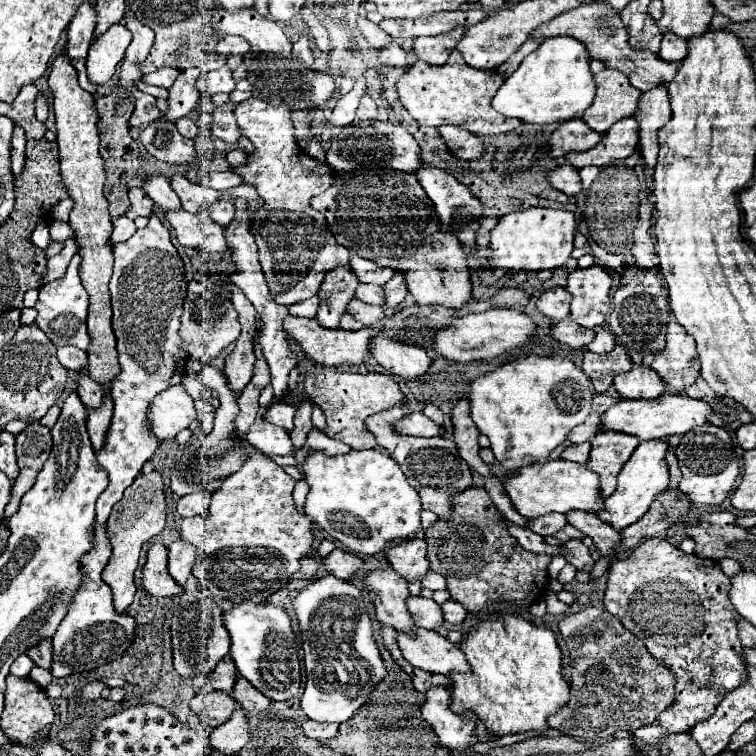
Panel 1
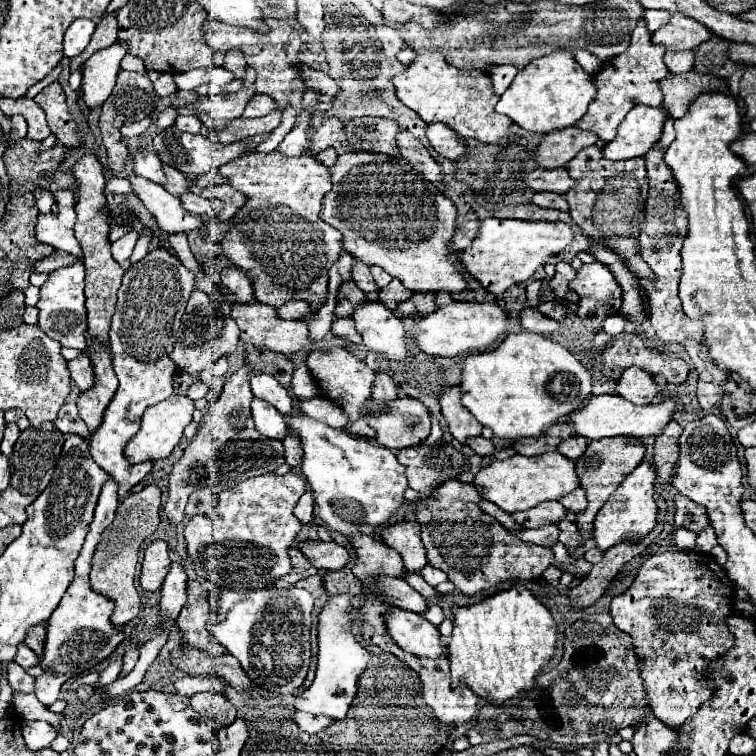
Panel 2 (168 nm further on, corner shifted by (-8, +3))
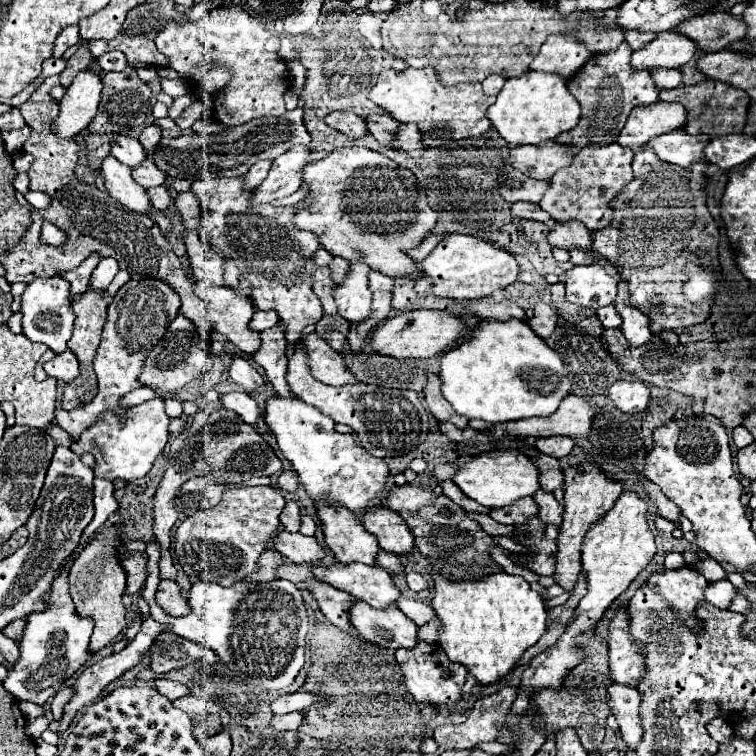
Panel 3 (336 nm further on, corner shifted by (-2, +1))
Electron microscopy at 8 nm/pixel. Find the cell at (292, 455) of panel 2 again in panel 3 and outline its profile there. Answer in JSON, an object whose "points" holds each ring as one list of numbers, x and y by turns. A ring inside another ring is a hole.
{"points":[[284,470,280,476,278,476,278,488,284,490,284,492,296,492,296,486,298,486,298,476,296,472,292,470]]}

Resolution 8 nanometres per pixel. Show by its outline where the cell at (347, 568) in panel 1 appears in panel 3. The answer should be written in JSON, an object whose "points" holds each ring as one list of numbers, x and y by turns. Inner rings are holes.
{"points":[[280,532,274,536,272,540,272,546,274,550,278,550,282,556,286,556,288,560,292,562,318,562,326,556,324,548,316,542,316,538,310,538,310,536,304,536,300,532,296,534,290,534,290,532]]}

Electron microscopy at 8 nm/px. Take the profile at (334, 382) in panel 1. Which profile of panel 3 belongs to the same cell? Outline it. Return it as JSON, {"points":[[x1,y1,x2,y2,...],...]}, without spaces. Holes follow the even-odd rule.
{"points":[[310,332,298,340,308,354,308,366,316,380,330,384,330,386,344,386,354,384,354,376,348,372,344,358,334,352,316,332]]}

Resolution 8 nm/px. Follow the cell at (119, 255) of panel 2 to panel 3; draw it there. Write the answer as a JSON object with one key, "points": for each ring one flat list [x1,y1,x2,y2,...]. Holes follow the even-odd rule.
{"points":[[102,258,90,276,90,288,104,292,112,282,112,278,116,276,116,272,118,272,118,262,112,258]]}

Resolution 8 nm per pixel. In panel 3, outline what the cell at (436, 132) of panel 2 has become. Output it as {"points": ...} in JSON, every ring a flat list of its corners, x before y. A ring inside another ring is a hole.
{"points":[[400,124,396,136,394,136,394,150,404,150,410,156,422,156,424,148,422,148,422,138,420,132,414,124]]}

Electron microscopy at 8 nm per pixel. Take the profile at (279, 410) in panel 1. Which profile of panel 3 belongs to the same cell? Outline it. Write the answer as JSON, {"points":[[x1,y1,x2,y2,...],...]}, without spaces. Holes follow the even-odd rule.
{"points":[[234,356,232,358,232,364,228,368,228,374,230,374,230,378,236,384,244,386,246,392,252,392,252,390,256,390,256,388,260,388,264,384,262,376,256,372,256,368,244,356]]}

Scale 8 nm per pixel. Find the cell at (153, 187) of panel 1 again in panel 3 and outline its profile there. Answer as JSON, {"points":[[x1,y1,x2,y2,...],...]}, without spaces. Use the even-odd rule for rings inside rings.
{"points":[[118,134,116,138,110,140,110,154,114,154,122,164,134,168,138,166,142,160,146,160,146,152,142,148,142,144,136,138]]}

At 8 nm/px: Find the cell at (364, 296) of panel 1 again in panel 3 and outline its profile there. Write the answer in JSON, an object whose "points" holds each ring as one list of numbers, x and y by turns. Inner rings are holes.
{"points":[[334,256,332,262,330,262,330,276,332,276,332,280,336,284,340,284,346,278,346,272,348,272,348,262]]}

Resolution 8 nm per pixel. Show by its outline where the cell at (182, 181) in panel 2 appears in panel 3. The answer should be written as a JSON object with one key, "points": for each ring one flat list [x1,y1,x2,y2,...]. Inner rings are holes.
{"points":[[146,158,138,168,132,168,132,176,134,176,134,180,138,180,138,184,142,188,162,186,166,180,166,174,150,158]]}

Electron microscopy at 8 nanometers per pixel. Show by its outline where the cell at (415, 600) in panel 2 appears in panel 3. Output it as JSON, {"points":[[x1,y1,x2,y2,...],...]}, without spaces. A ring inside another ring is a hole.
{"points":[[332,562,312,564,310,570,318,582,326,582,338,590,344,590,374,608,390,606,400,596,400,590,394,586,390,574,382,566,368,566,360,562]]}

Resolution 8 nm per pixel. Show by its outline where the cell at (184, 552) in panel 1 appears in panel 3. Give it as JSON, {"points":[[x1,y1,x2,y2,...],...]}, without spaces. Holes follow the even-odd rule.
{"points":[[146,618,146,620,142,622,142,628,140,628,140,632,136,634,136,638,132,638,132,640,130,640,130,644,128,644,122,652,112,654,112,656,108,656,108,658,102,658,102,660,98,660,96,664,88,666,88,668,80,674,80,678,76,680,76,684,72,686,72,688,74,688,74,694,72,694,72,698,70,698,70,700,66,702,66,706,64,706,64,716,62,716,62,720,60,720,60,728,58,728,58,732,60,732,60,734,62,734,62,732,66,732,66,730,68,730,68,726,74,722,76,714,78,714,84,706,92,704,92,702,98,698,98,694,102,692,102,688,106,688,110,682,114,682,114,680,116,680,118,676,122,676,126,670,134,668,134,666,142,660,142,656,150,650,150,646,152,646,154,638,156,638,162,630,168,630,168,626,158,624,158,622,156,622,156,620,152,620,152,618]]}

